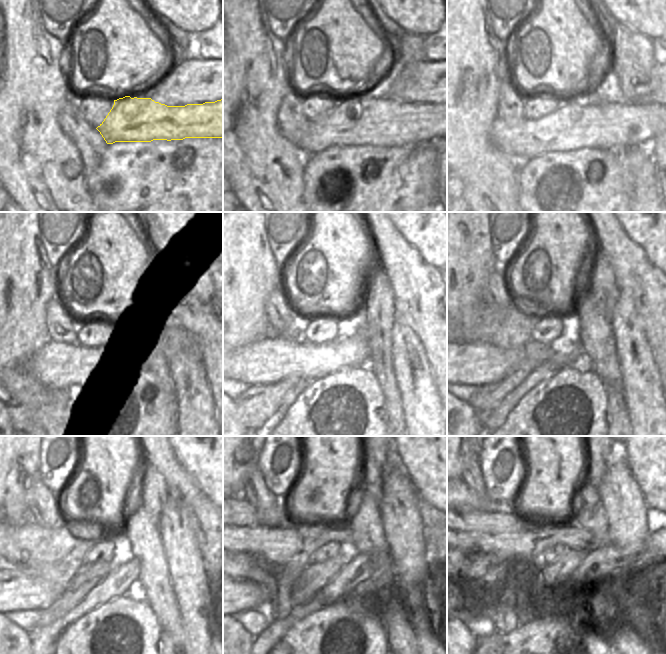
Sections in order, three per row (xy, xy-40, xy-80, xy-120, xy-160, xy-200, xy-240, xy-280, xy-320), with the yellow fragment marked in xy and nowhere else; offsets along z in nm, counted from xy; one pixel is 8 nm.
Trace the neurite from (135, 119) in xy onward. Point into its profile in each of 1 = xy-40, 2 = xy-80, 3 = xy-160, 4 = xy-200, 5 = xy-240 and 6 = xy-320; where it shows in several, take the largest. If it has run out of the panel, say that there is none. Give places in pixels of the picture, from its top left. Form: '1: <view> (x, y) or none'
1: xy-40 (360, 120)
2: xy-80 (574, 125)
3: xy-160 (271, 359)
4: xy-200 (477, 364)
5: xy-240 (19, 589)
6: xy-320 (467, 595)

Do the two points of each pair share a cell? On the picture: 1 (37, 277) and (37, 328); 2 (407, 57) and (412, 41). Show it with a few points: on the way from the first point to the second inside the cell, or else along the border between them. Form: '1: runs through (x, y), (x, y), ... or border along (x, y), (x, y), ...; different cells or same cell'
1: runs through (37, 290), (37, 315); same cell
2: runs through (407, 53), (411, 45); same cell

